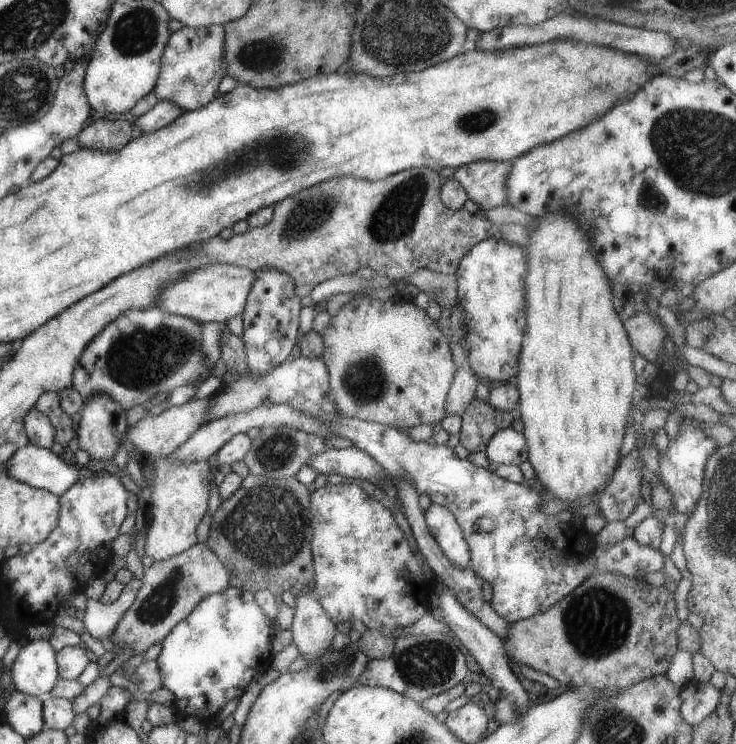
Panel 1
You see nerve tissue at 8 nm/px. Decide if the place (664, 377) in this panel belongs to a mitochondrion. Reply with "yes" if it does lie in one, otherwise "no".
no

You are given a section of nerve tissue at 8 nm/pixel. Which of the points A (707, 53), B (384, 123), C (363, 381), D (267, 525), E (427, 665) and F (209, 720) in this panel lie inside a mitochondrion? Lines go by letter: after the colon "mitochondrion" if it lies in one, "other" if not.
A: other
B: other
C: mitochondrion
D: mitochondrion
E: mitochondrion
F: other

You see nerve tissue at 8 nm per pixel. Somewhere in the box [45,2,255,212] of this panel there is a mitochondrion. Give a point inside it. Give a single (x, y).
(137, 32)

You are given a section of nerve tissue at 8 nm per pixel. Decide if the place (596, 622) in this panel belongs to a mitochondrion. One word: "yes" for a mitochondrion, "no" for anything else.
yes

